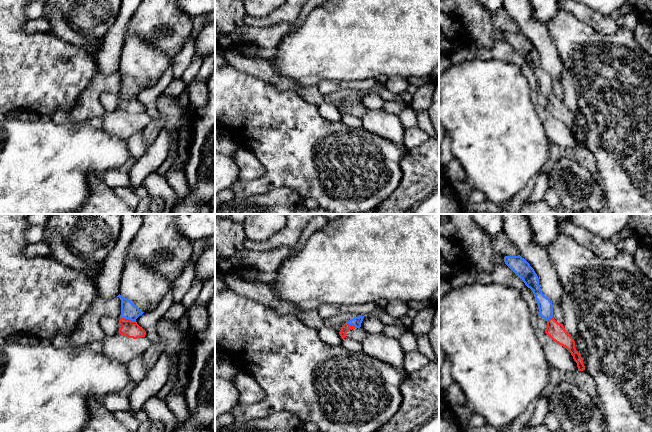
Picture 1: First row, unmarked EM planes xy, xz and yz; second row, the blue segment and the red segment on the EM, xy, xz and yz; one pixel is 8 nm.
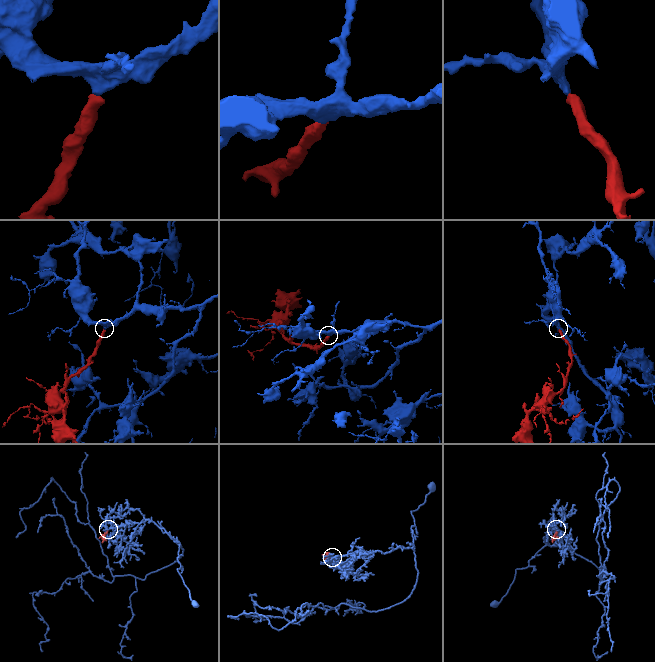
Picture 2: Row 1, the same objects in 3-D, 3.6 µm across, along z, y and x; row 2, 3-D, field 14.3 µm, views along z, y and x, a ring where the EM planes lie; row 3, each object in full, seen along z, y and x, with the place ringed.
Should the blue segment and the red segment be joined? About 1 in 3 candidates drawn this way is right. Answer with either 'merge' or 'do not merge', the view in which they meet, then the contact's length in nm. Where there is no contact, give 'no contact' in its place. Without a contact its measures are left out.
merge; contact in xy; length 130 nm

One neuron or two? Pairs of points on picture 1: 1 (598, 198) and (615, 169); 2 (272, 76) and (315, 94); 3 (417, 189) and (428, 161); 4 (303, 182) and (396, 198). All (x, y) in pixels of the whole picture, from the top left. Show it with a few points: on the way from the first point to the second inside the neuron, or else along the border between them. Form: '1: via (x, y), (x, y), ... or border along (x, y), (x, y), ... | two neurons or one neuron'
1: border along (601, 186), (606, 201) | two neurons
2: via (283, 84), (292, 85), (304, 92) | one neuron
3: via (419, 182), (424, 168) | one neuron
4: border along (401, 177), (399, 185), (379, 203) | two neurons

